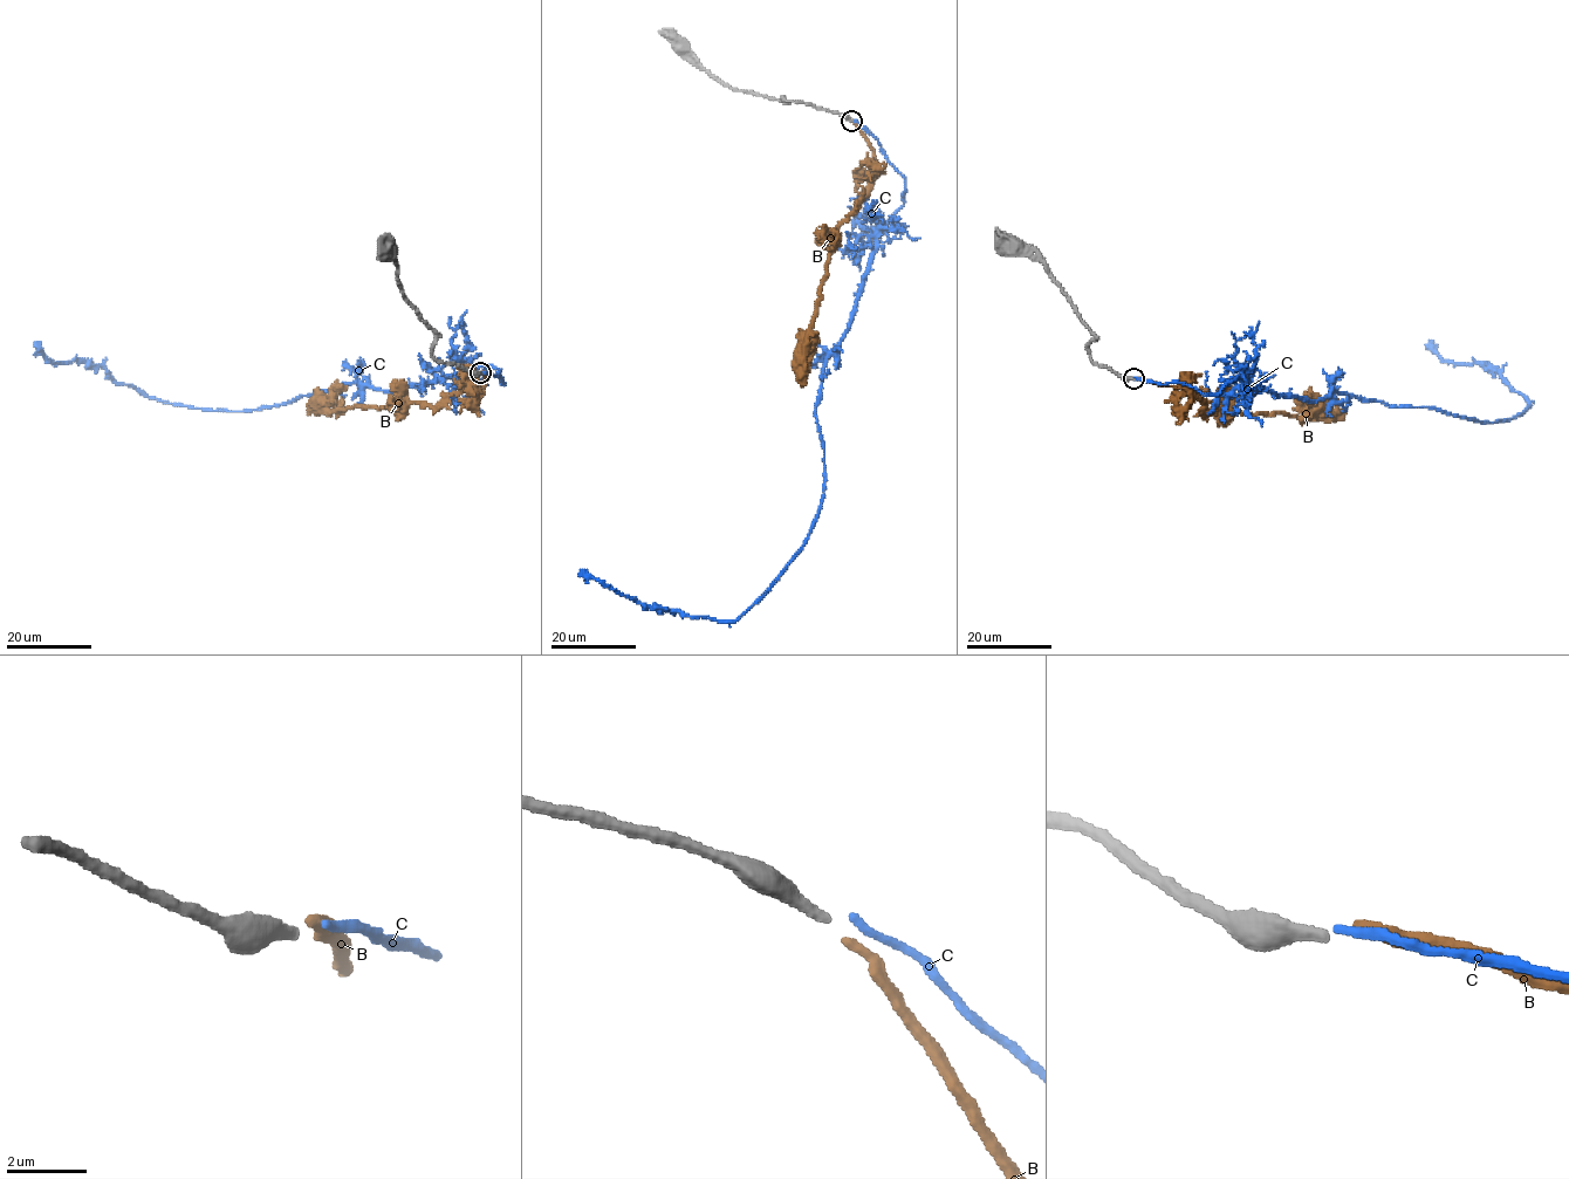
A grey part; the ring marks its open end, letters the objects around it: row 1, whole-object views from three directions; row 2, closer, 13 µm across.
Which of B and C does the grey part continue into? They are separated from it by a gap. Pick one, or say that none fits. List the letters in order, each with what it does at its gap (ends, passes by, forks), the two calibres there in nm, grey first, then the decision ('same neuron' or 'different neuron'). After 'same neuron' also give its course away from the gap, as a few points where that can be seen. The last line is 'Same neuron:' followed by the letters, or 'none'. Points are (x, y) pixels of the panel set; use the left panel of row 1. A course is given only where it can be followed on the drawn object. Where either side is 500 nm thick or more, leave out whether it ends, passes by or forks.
B: it ends; calibres 320 and 260 nm; same neuron; course (481, 371), (486, 378), (480, 396), (470, 385), (434, 405), (405, 401), (317, 412), (337, 403), (336, 418)
C: it ends; calibres 320 and 200 nm; different neuron
Same neuron: B

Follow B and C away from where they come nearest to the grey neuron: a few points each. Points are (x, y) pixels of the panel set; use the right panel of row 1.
B: (1137, 377), (1183, 388), (1189, 404), (1200, 396), (1208, 412), (1330, 416), (1313, 411), (1301, 425)
C: (1135, 378), (1207, 395), (1239, 377), (1278, 395), (1342, 392), (1491, 422), (1529, 404), (1498, 371), (1424, 344)

